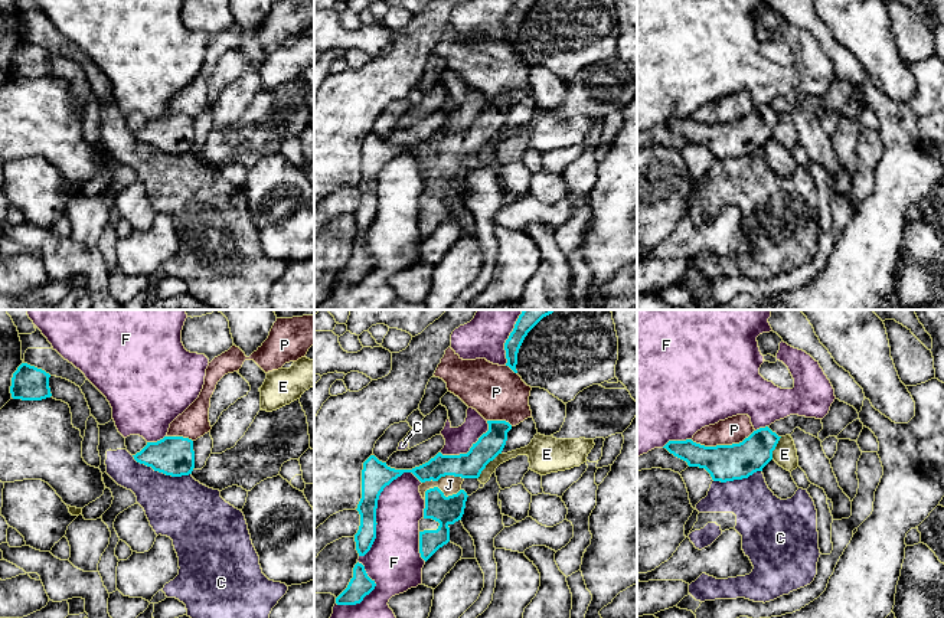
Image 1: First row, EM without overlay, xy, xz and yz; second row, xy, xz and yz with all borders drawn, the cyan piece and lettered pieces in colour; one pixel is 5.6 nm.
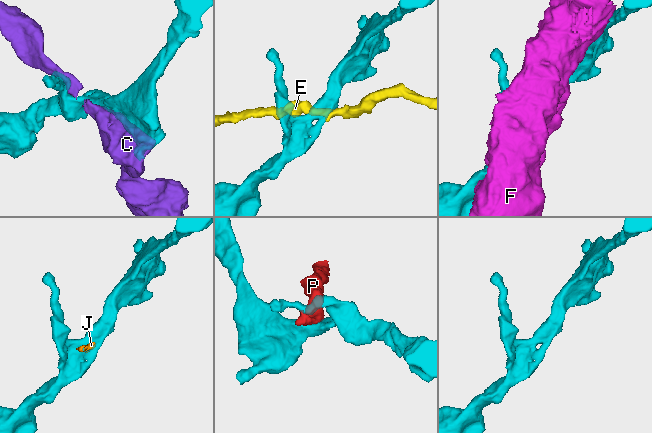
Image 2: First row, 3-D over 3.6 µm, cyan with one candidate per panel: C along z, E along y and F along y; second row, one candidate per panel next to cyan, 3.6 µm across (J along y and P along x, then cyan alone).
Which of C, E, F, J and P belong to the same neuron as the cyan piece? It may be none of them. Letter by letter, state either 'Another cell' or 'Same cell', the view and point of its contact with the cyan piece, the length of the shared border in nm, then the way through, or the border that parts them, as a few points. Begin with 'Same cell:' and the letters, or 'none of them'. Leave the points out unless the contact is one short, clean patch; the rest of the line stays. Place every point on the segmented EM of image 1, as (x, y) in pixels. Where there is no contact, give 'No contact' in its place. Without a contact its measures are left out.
Same cell: J
C: Another cell. Touches cyan at xy (162, 471). Shared border 360 nm
E: Another cell. Touches cyan at xz (487, 463). Shared border 190 nm. Boundary: xz (500, 453), (477, 477)
F: Another cell. Touches cyan at xz (375, 510). Shared border 550 nm
J: Same cell. Touches cyan at xz (438, 489). Shared border 220 nm
P: Another cell. Touches cyan at yz (722, 445). Shared border 360 nm. Boundary: yz (754, 430), (741, 441), (731, 444), (701, 445), (691, 440)

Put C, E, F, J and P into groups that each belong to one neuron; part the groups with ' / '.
C / E / F / J / P

